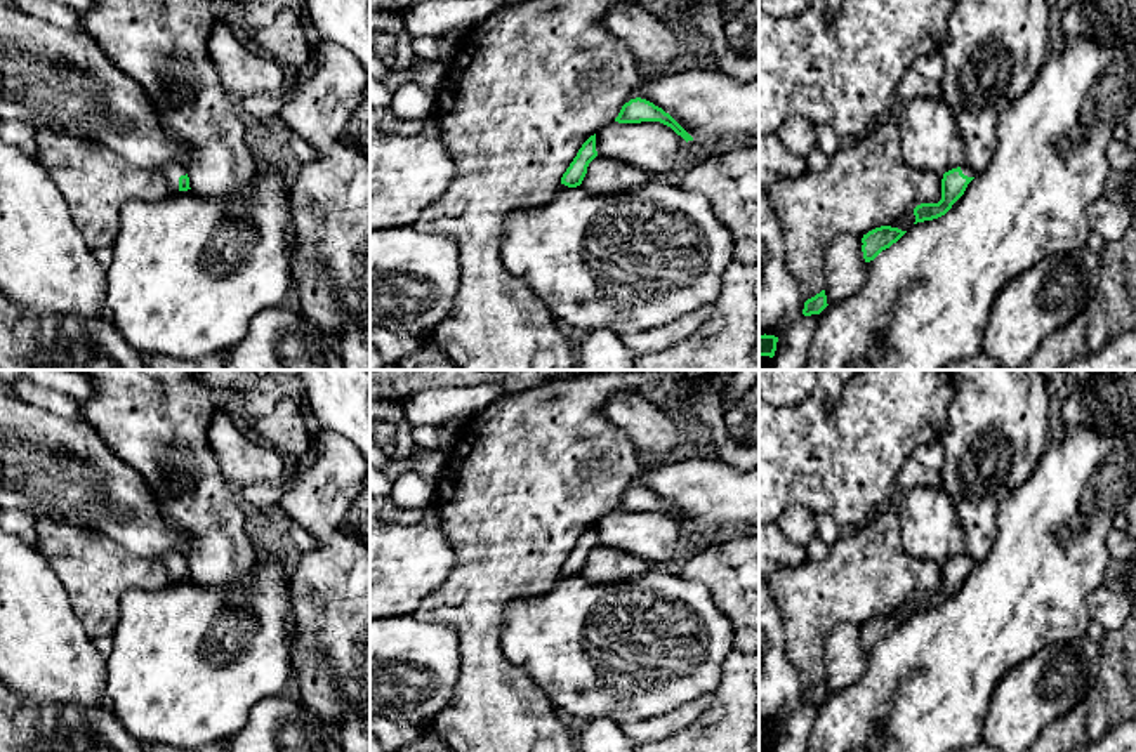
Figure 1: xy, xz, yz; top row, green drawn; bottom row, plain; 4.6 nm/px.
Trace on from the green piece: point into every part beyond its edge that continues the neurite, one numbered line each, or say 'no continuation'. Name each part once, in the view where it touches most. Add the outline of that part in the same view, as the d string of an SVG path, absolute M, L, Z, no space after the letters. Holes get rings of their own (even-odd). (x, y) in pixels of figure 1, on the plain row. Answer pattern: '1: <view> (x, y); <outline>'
1: xy (172, 560); M170 551L158 559L165 564L172 582L179 580L179 566L188 563L186 554L179 551Z

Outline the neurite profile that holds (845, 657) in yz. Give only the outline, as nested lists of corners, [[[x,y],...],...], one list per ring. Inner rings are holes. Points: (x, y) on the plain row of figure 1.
[[[851,622],[837,623],[823,646],[827,693],[834,695],[856,684],[867,670],[867,651],[862,627]]]

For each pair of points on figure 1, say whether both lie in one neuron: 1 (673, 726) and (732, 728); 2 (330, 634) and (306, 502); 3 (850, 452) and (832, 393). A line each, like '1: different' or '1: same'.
1: different
2: same
3: different

